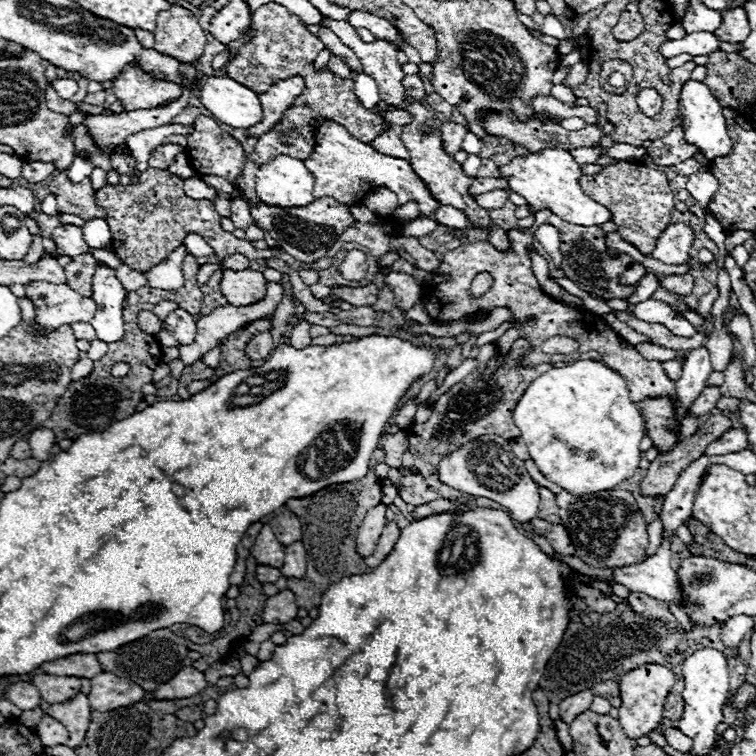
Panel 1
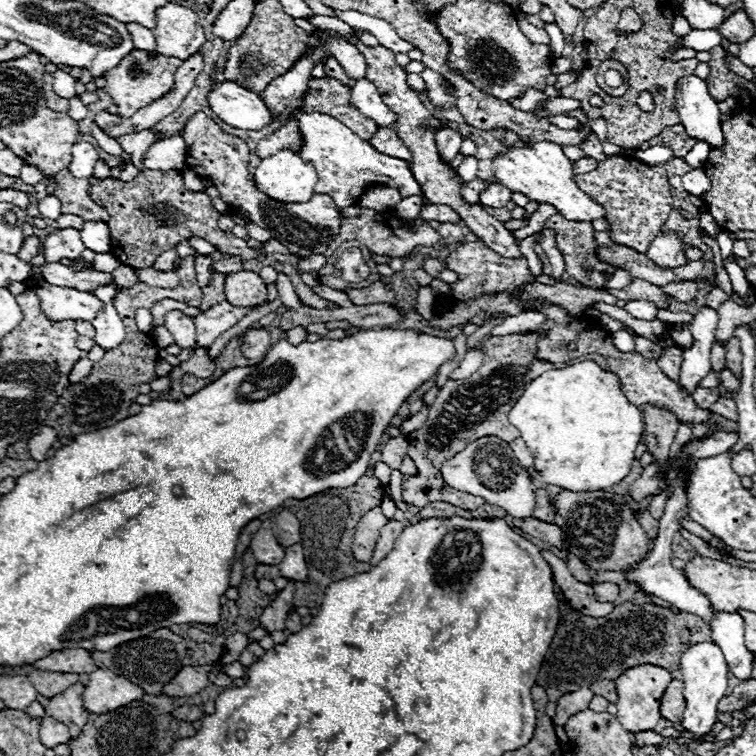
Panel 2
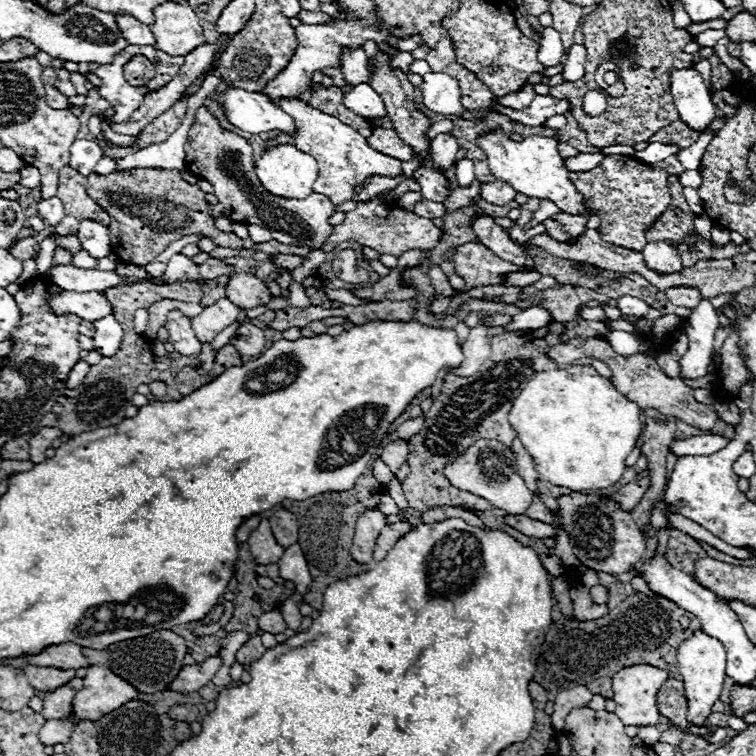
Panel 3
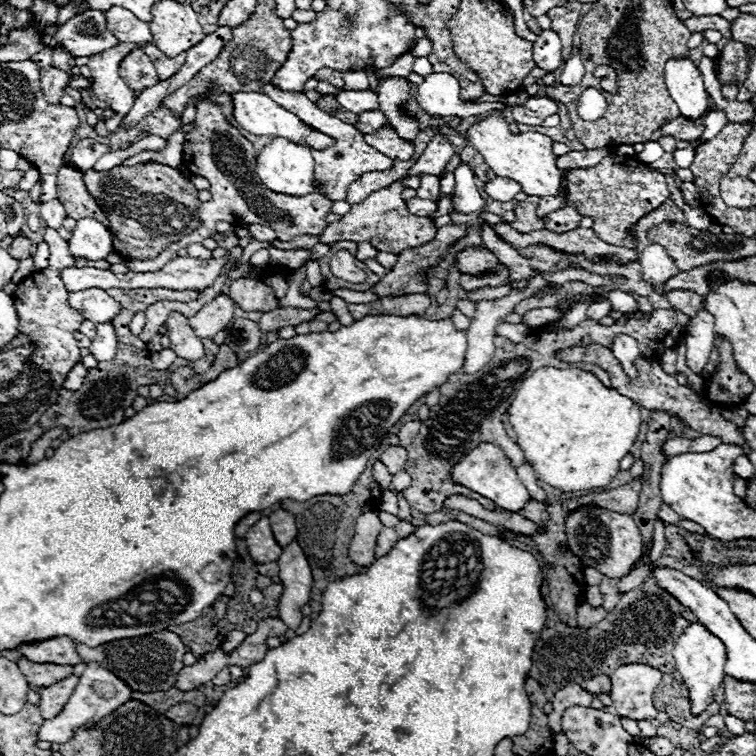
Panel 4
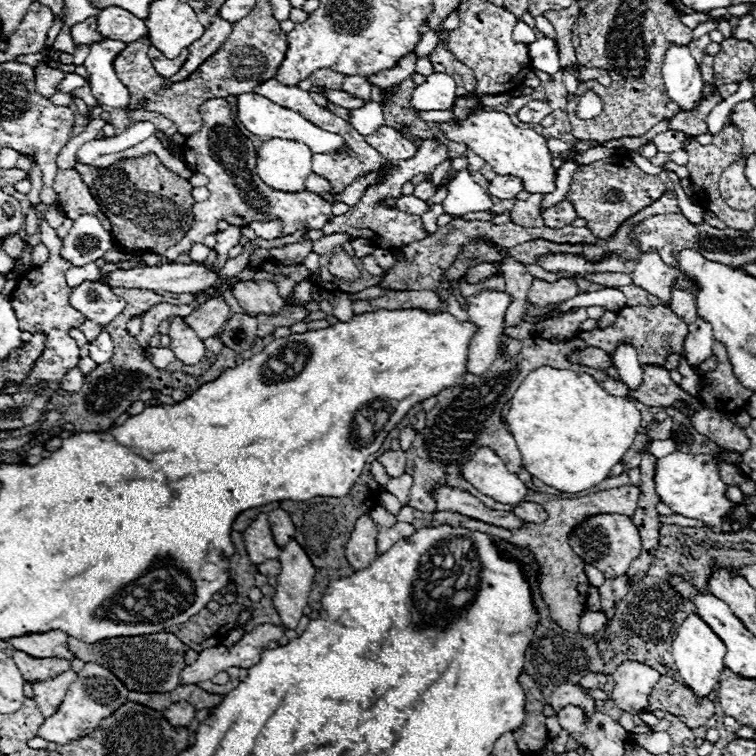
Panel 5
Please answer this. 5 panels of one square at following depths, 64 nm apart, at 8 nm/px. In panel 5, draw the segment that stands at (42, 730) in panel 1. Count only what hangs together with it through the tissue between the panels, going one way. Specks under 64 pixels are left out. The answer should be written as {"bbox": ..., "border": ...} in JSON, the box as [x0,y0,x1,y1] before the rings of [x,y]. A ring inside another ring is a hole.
{"bbox":[38,662,128,744],"border":[[[88,662],[84,666],[84,670],[78,674],[78,680],[68,688],[68,696],[60,704],[58,712],[54,716],[46,718],[42,728],[38,728],[38,736],[48,742],[56,742],[56,744],[68,744],[80,736],[86,736],[86,734],[94,732],[94,728],[100,724],[100,720],[104,720],[118,706],[122,706],[126,702],[126,696],[128,696],[128,688],[114,674],[110,674],[106,668],[102,668],[98,664]],[[92,696],[98,696],[100,702]]]}

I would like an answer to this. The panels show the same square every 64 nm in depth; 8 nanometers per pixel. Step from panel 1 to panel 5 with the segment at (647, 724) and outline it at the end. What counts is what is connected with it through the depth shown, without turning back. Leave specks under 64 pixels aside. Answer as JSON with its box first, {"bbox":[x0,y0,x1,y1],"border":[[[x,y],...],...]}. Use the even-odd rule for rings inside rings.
{"bbox":[612,662,658,714],"border":[[[622,662],[616,672],[612,674],[614,680],[614,690],[612,690],[612,700],[614,704],[630,714],[640,714],[640,712],[652,712],[648,706],[648,696],[652,688],[658,684],[658,670],[640,664],[640,662]]]}

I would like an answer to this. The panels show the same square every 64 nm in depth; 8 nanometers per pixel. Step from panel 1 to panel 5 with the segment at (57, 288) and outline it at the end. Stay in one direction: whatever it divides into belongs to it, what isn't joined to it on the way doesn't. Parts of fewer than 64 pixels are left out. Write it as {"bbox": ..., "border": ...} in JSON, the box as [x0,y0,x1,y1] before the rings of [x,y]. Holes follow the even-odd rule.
{"bbox":[70,284,126,326],"border":[[[80,284],[70,294],[70,304],[80,310],[88,320],[106,326],[114,320],[126,306],[126,302],[112,294],[112,288],[106,284]]]}

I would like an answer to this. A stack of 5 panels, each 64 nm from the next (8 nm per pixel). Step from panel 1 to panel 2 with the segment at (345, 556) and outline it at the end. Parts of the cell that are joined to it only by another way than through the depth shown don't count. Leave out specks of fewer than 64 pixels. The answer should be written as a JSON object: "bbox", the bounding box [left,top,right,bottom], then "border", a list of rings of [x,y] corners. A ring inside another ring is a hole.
{"bbox":[284,464,384,608],"border":[[[370,464],[370,470],[366,472],[366,476],[362,476],[360,482],[354,484],[354,486],[348,486],[348,488],[328,488],[324,492],[318,492],[318,494],[310,496],[310,498],[304,498],[304,500],[286,500],[284,502],[284,508],[290,510],[290,512],[294,512],[298,516],[298,520],[300,520],[300,526],[302,526],[302,540],[300,540],[300,544],[304,548],[304,558],[308,562],[308,580],[306,582],[294,582],[294,586],[296,586],[294,604],[296,606],[320,608],[322,594],[328,588],[328,584],[370,570],[370,564],[358,562],[354,558],[354,554],[352,554],[352,538],[354,538],[354,530],[356,530],[356,524],[360,522],[362,514],[368,512],[368,510],[372,510],[374,506],[378,506],[382,502],[382,496],[384,496],[384,490],[382,490],[378,478],[374,476],[372,464]]]}

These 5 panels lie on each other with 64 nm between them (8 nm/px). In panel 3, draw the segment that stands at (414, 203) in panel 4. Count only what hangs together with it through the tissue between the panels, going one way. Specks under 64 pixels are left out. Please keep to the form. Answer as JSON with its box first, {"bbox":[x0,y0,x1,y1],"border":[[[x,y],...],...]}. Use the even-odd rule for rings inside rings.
{"bbox":[414,200,446,220],"border":[[[430,200],[418,202],[416,208],[414,208],[414,212],[416,212],[416,216],[430,218],[430,220],[434,220],[434,218],[444,218],[444,216],[446,216],[444,204],[442,204],[442,202],[430,202]]]}

